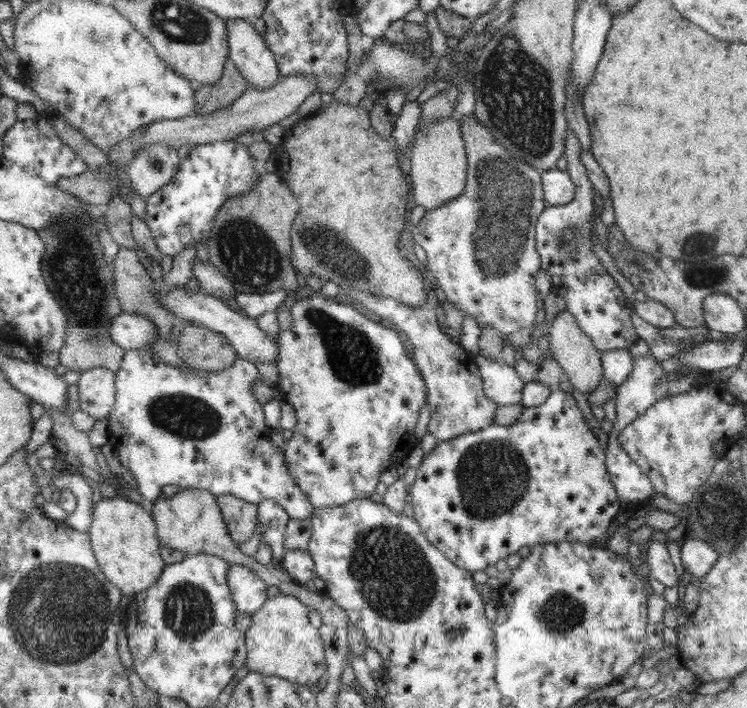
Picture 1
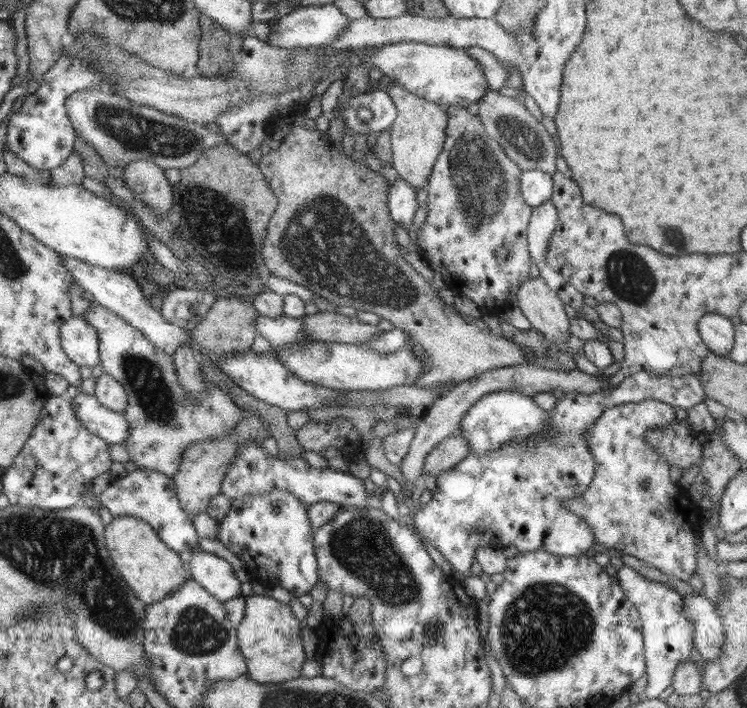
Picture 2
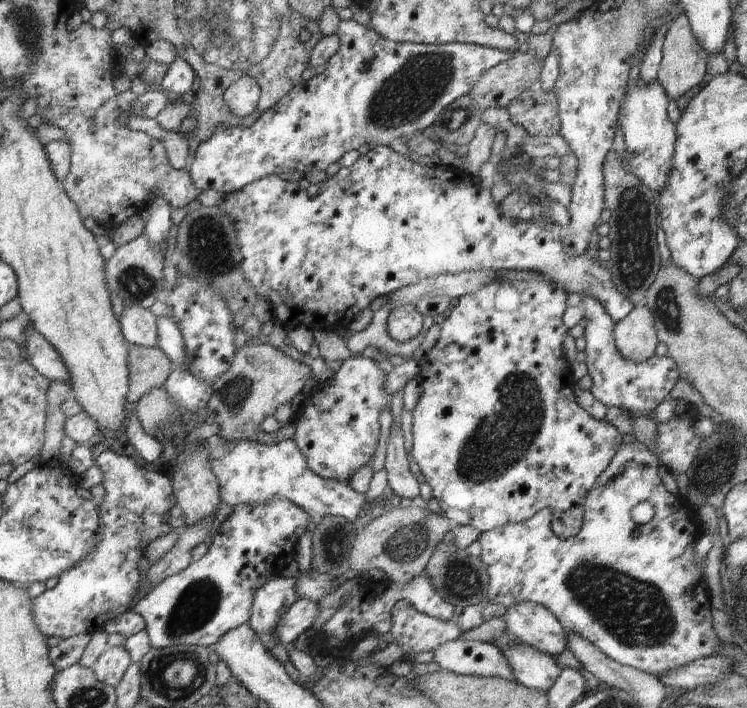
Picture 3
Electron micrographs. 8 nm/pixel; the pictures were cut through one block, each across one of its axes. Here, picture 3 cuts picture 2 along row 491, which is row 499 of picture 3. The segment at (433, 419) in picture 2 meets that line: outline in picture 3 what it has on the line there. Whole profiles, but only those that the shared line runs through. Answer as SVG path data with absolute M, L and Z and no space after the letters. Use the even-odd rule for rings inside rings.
M394 422L386 453L384 468L387 473L388 486L401 499L419 502L420 482L409 470L410 455L406 453L406 448L404 448L401 427Z

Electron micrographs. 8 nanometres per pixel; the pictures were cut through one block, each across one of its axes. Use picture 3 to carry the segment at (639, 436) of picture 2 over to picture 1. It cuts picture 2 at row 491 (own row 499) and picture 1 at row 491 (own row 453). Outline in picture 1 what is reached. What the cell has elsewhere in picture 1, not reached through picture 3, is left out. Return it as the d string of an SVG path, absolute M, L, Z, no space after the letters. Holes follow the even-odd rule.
M649 355L638 356L633 358L632 372L628 374L628 380L624 380L624 384L620 384L614 389L615 411L617 420L613 423L612 430L608 434L608 449L605 452L605 466L610 475L610 480L616 490L618 499L628 501L630 503L628 511L630 516L634 516L634 511L643 504L648 504L650 496L654 491L650 479L641 469L630 459L630 456L624 451L622 444L619 442L621 431L626 426L634 423L638 417L642 416L648 408L652 407L660 399L670 395L671 383L666 378L666 372L660 366L654 357Z

